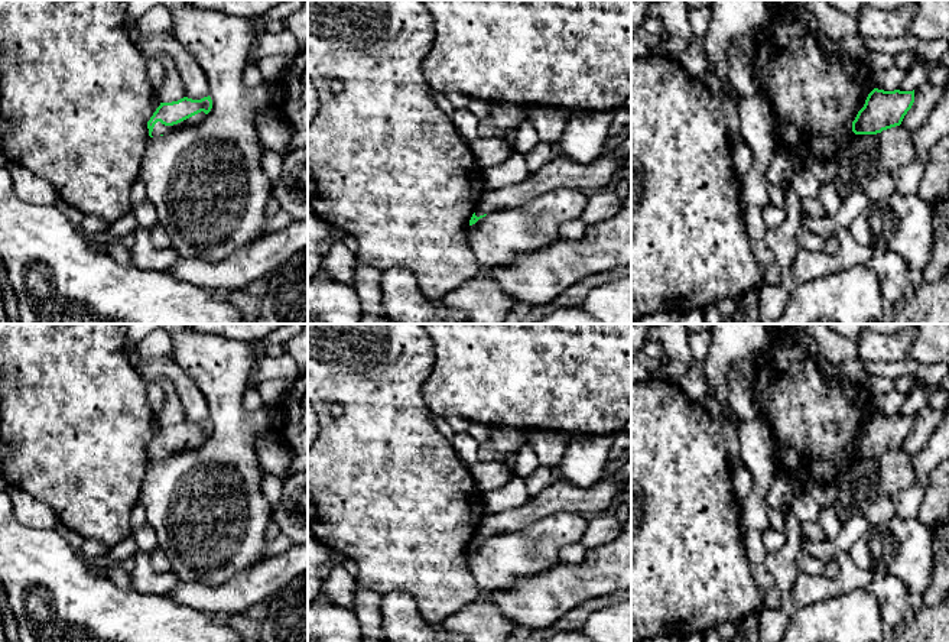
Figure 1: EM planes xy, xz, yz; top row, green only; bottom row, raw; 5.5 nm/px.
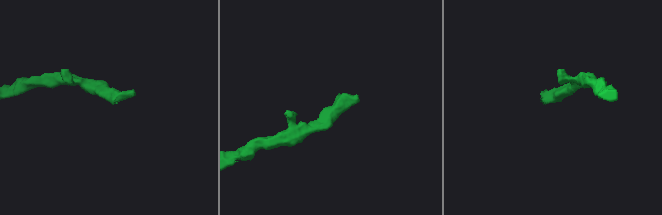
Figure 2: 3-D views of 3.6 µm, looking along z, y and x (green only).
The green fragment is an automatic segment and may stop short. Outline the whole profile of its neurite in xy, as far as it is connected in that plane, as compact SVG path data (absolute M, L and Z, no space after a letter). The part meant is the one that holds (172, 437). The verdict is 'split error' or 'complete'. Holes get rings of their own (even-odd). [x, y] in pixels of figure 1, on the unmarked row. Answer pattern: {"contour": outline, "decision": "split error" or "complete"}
{"contour": "M183 421L172 427L160 427L147 445L149 460L156 461L175 453L198 448L212 432L211 421L192 424Z", "decision": "split error"}

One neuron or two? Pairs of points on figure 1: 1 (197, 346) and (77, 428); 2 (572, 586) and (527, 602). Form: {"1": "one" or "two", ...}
{"1": "two", "2": "one"}

